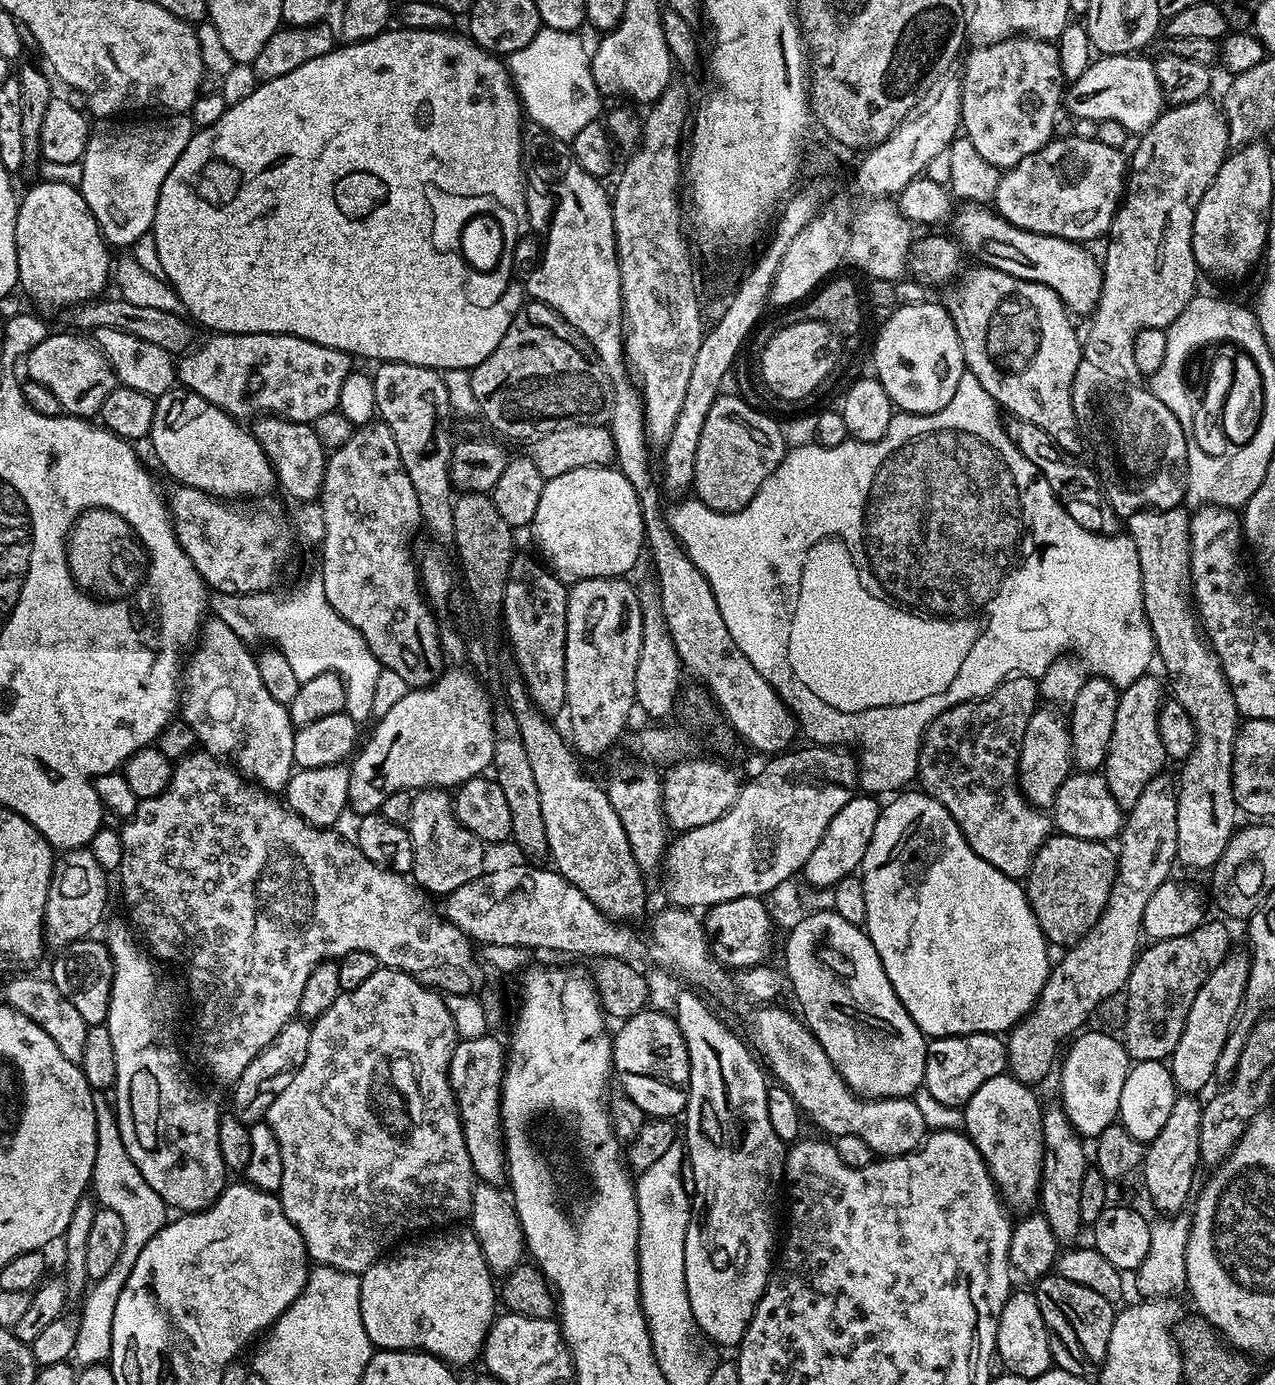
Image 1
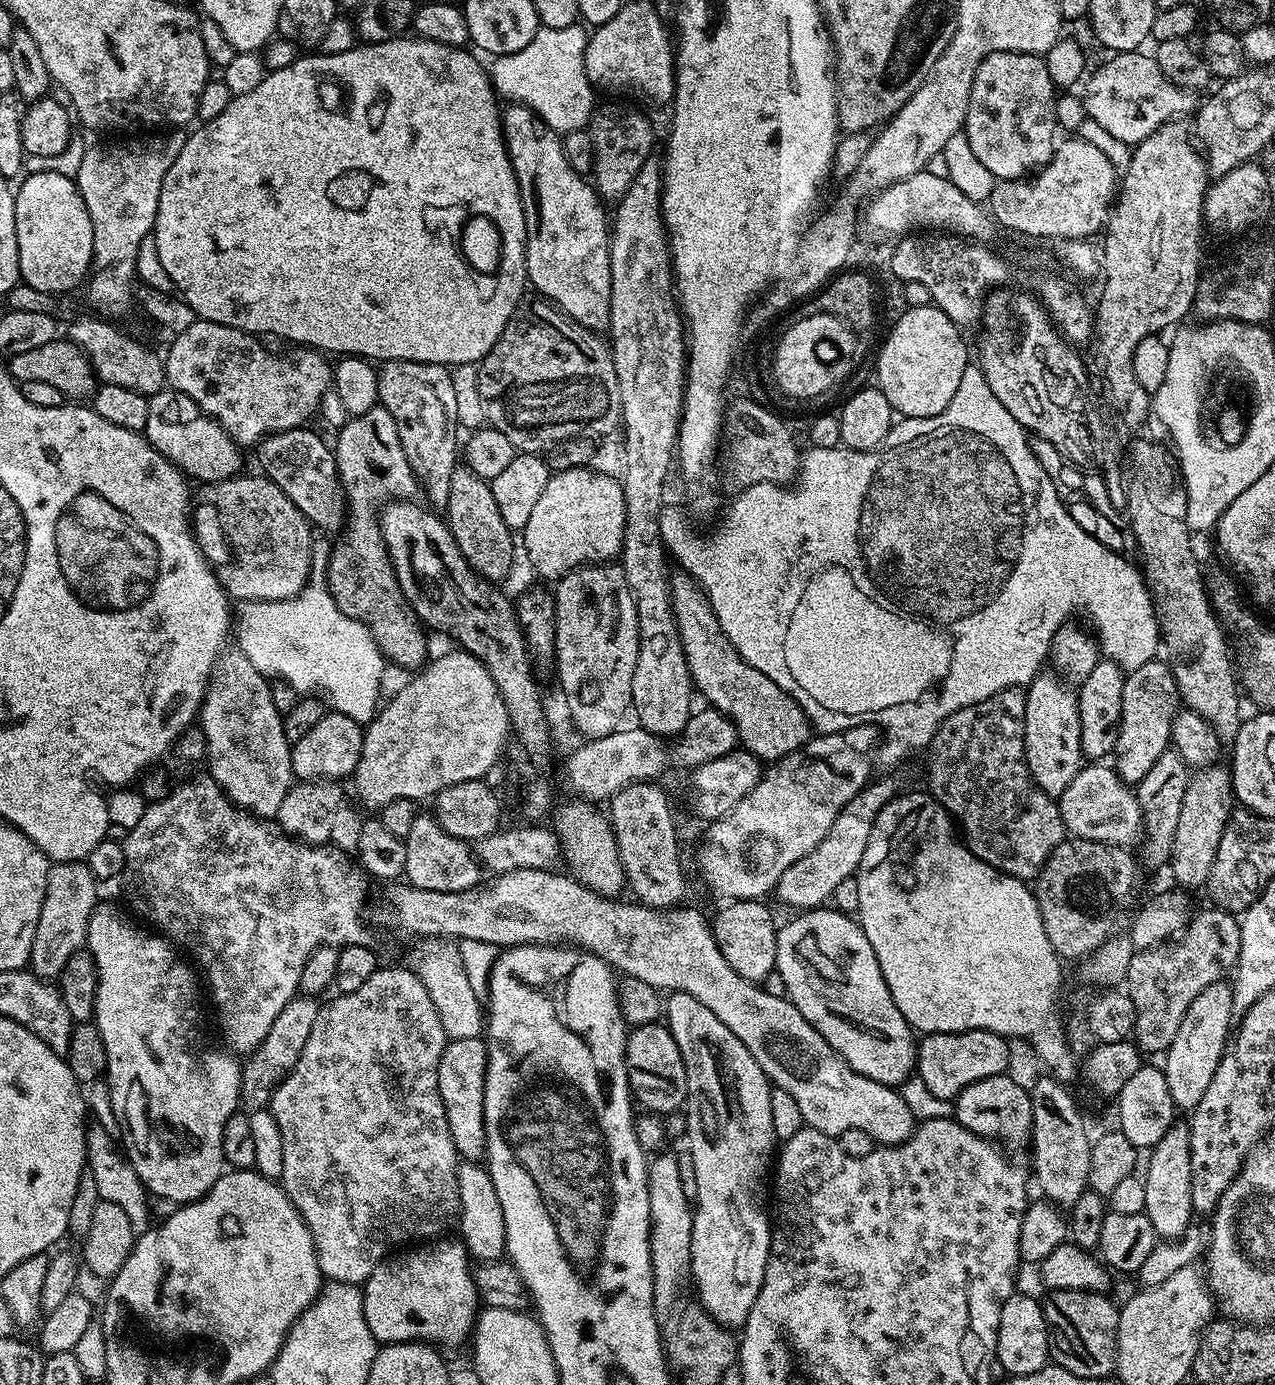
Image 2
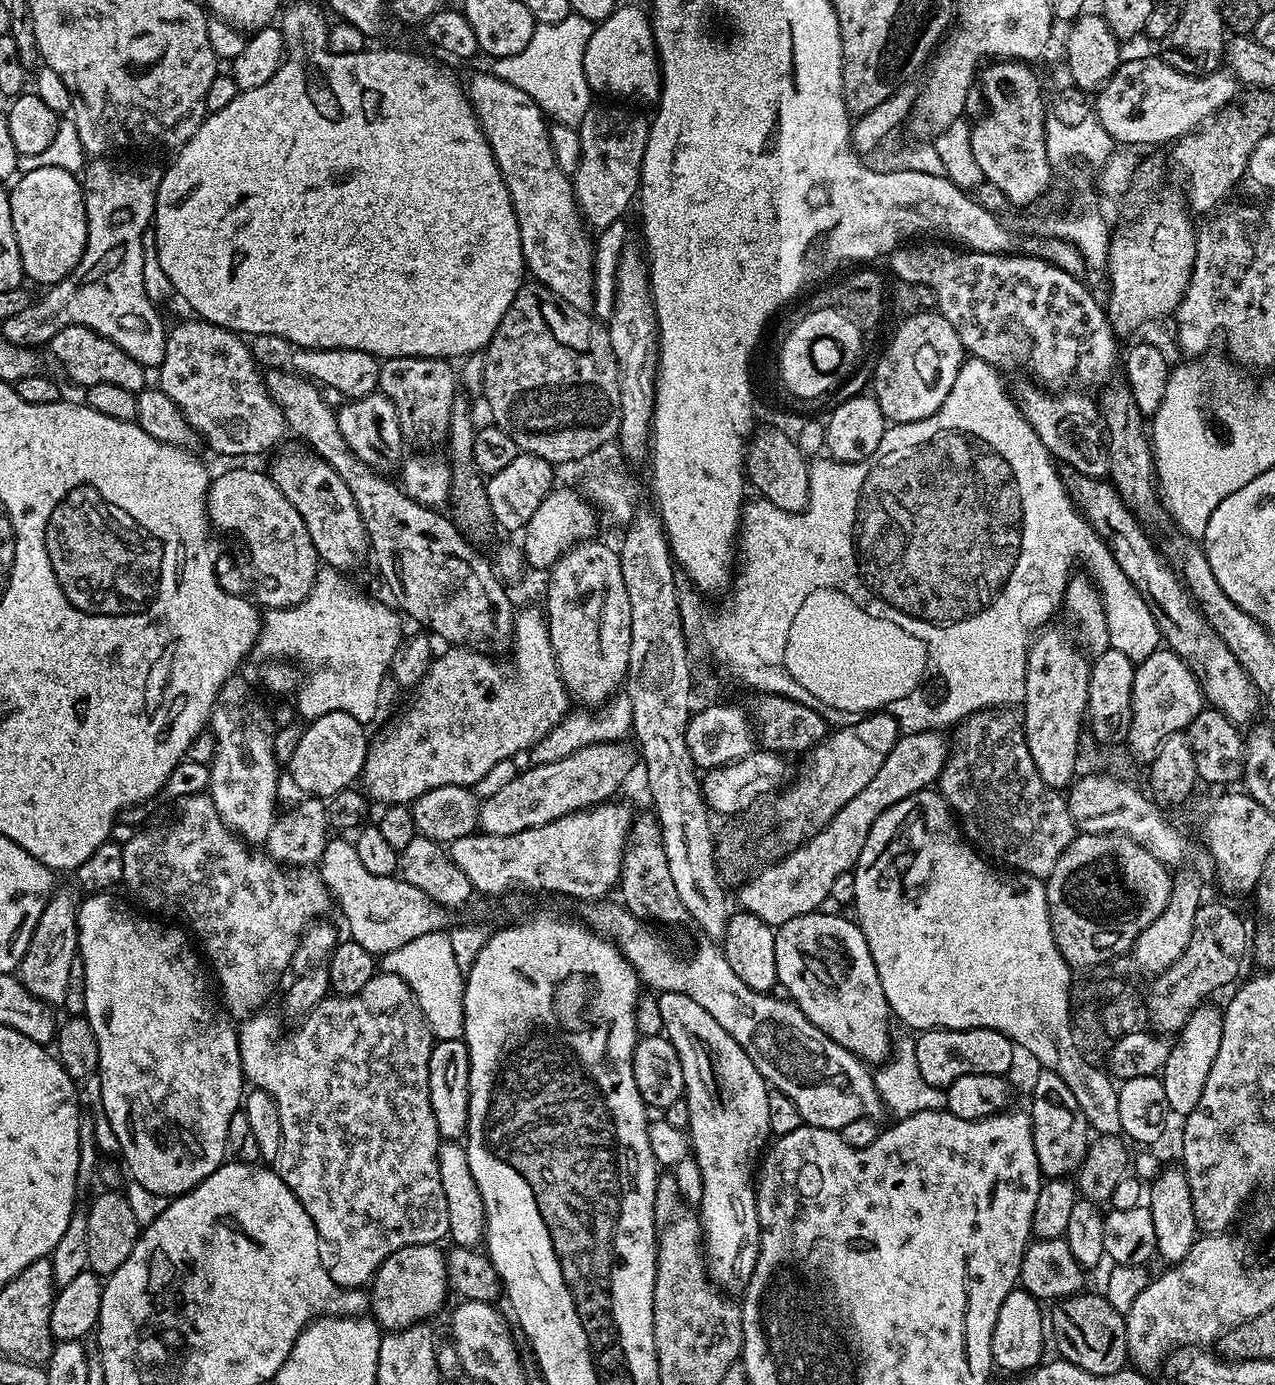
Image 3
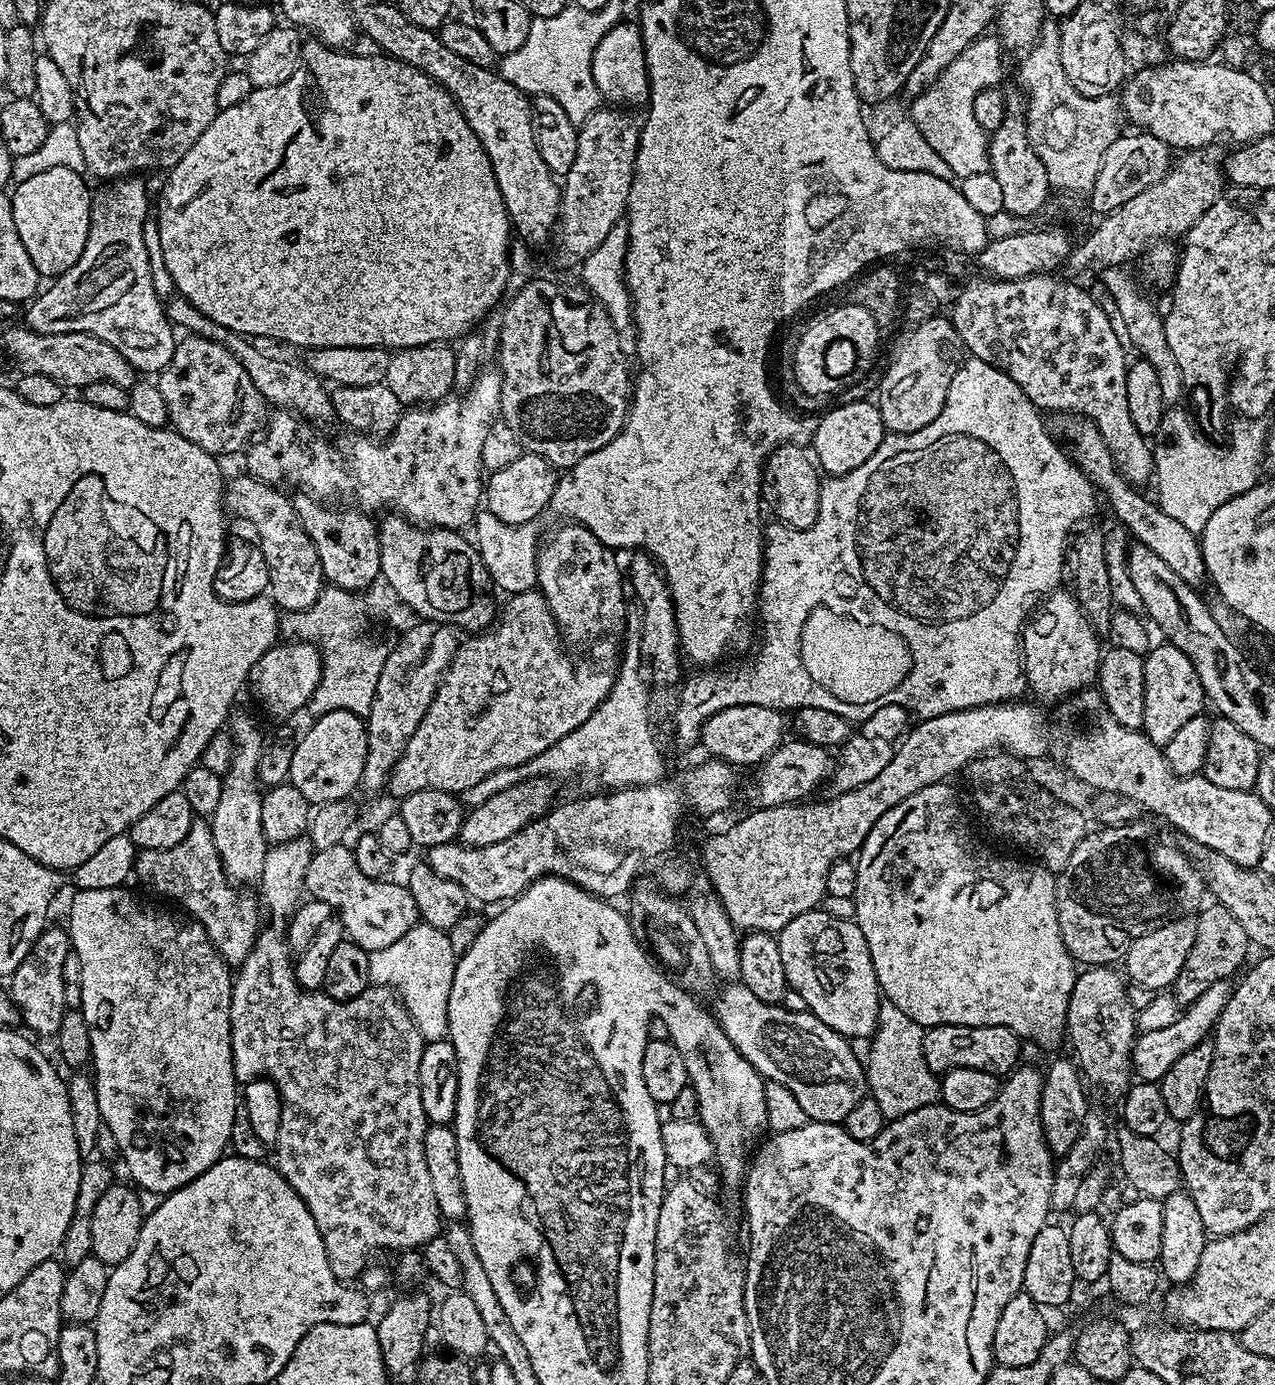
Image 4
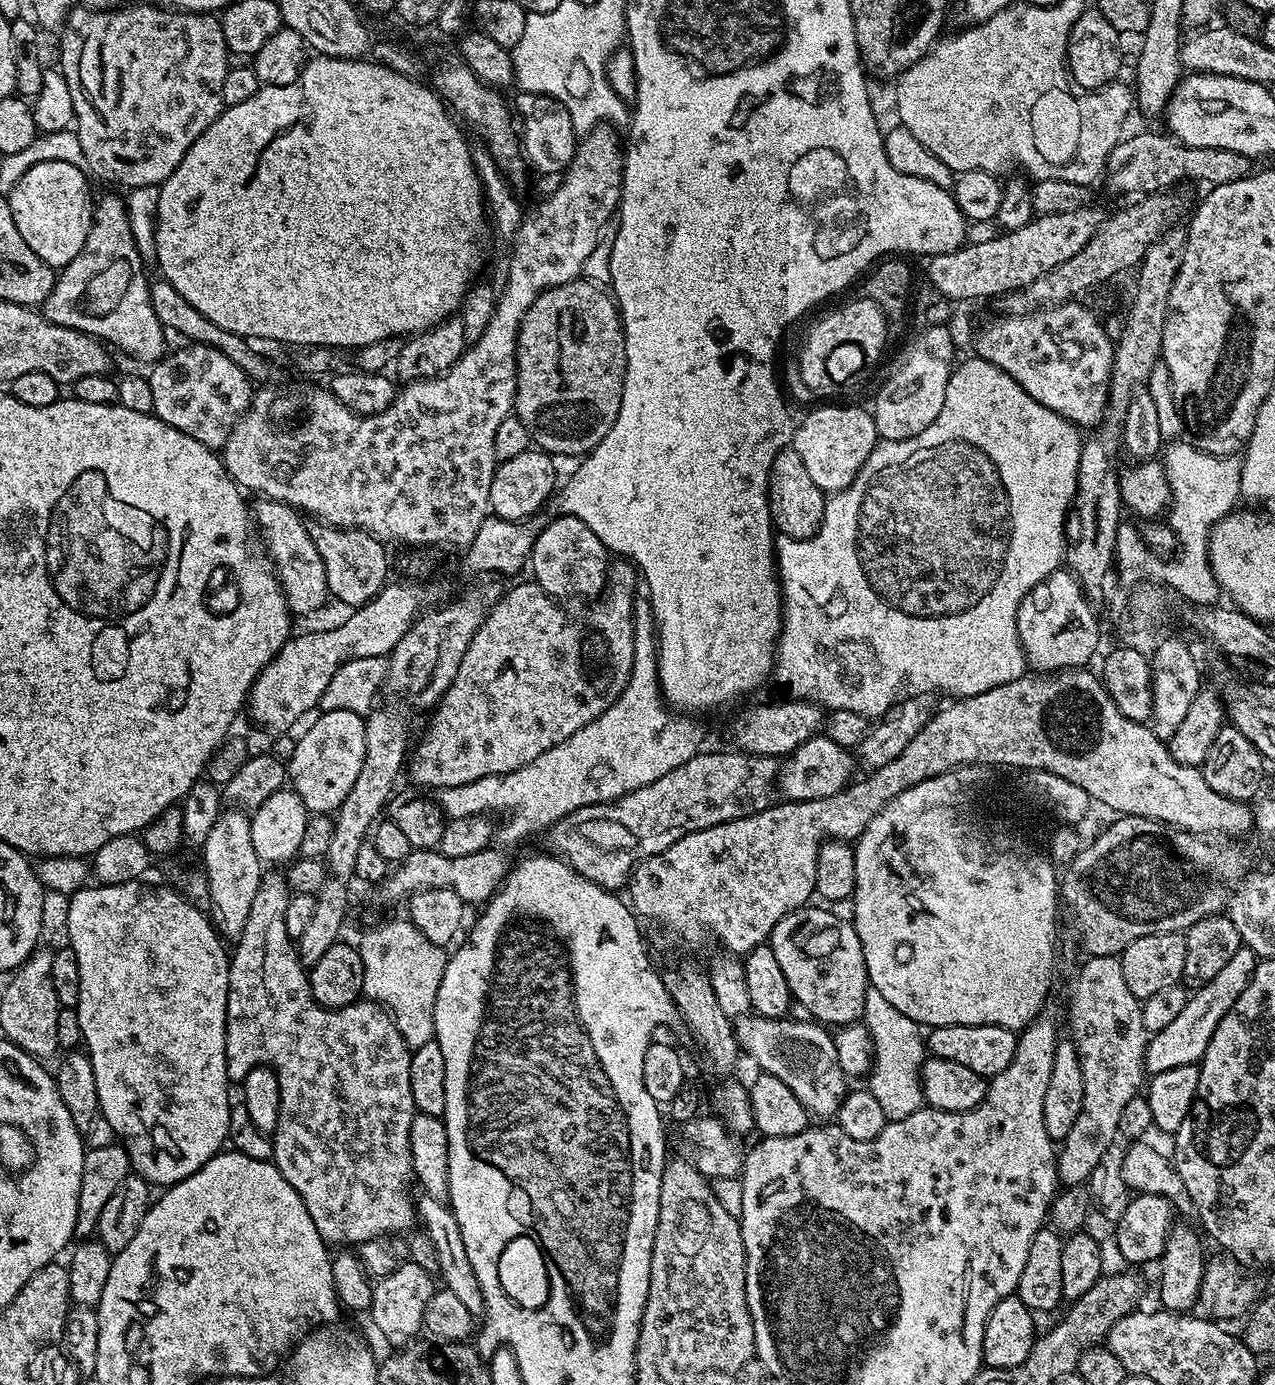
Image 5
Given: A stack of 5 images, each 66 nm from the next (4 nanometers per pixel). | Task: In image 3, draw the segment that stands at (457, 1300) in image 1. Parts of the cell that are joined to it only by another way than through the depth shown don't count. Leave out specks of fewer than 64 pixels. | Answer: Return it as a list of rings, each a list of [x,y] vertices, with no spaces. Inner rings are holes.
[[[435,1244],[406,1246],[378,1266],[370,1281],[370,1312],[384,1330],[409,1328],[412,1324],[427,1321],[450,1296],[448,1261]]]

